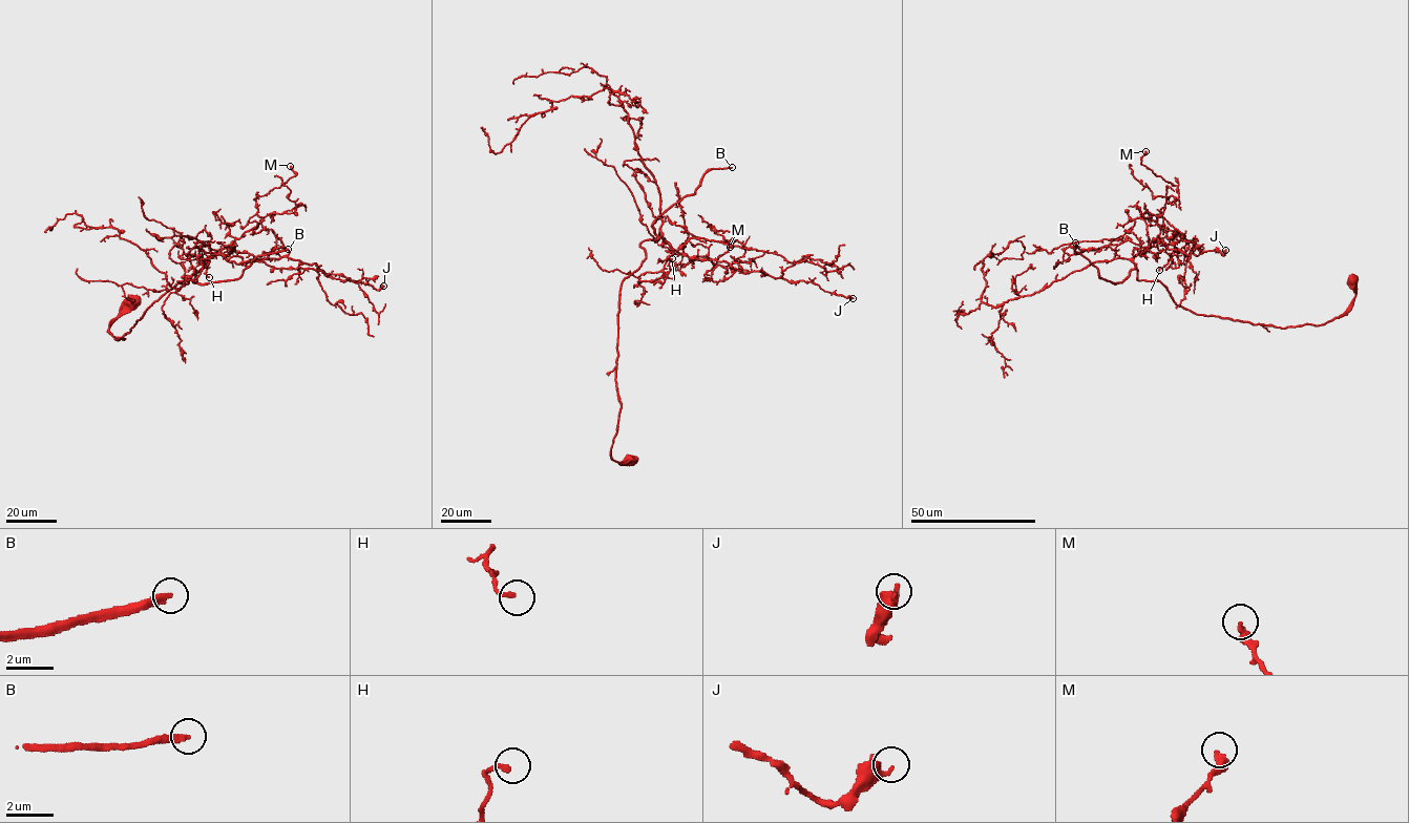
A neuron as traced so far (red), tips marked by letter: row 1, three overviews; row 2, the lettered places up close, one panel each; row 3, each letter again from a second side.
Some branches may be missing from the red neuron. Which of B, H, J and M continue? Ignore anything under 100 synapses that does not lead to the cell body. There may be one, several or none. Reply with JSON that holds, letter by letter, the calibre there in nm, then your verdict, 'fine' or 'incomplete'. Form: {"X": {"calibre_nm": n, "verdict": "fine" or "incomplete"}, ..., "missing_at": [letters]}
{"B": {"calibre_nm": 260, "verdict": "incomplete"}, "H": {"calibre_nm": 180, "verdict": "fine"}, "J": {"calibre_nm": 240, "verdict": "fine"}, "M": {"calibre_nm": 300, "verdict": "fine"}, "missing_at": ["B"]}

